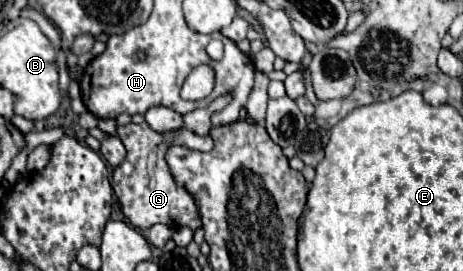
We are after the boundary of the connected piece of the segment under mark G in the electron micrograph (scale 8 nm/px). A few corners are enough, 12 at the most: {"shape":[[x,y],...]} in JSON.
{"shape":[[120,126],[124,162],[112,188],[142,232],[154,224],[202,226],[166,150],[208,152],[212,138],[186,128],[158,134]]}

